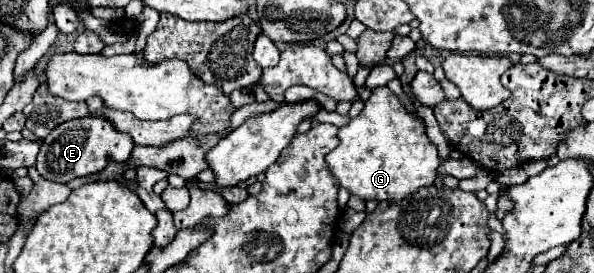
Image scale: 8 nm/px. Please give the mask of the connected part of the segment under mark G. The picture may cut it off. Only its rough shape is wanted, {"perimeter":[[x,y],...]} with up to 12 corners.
{"perimeter":[[387,86],[325,156],[363,202],[403,200],[441,164]]}

